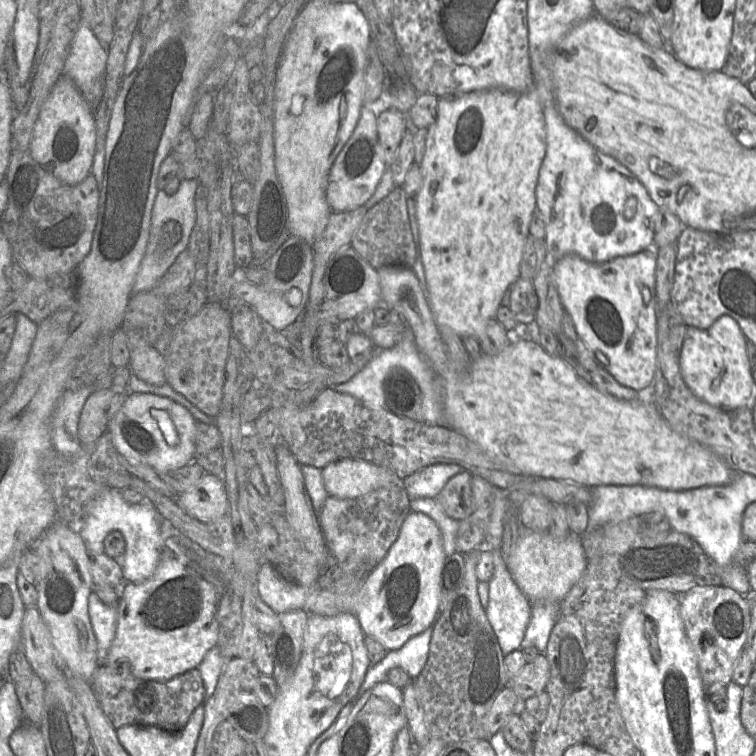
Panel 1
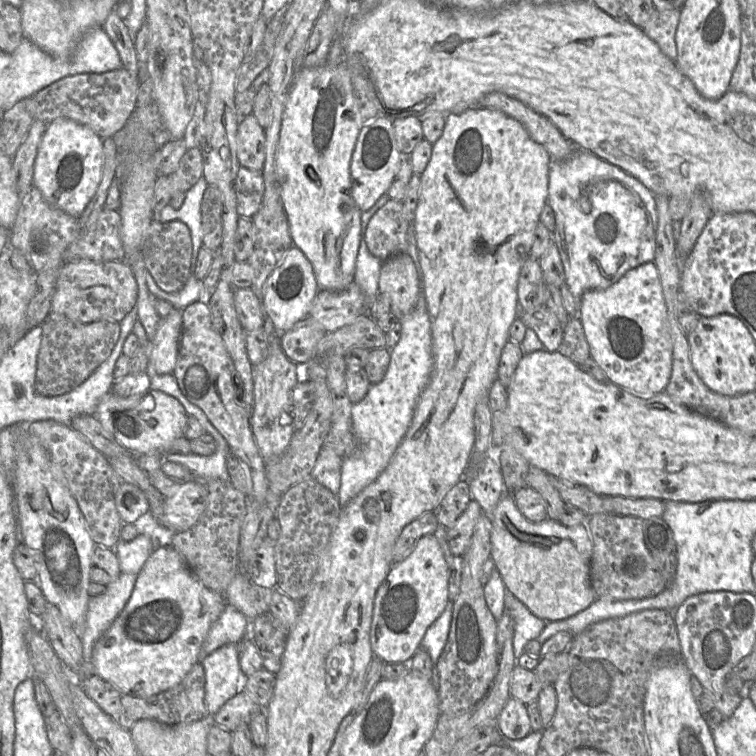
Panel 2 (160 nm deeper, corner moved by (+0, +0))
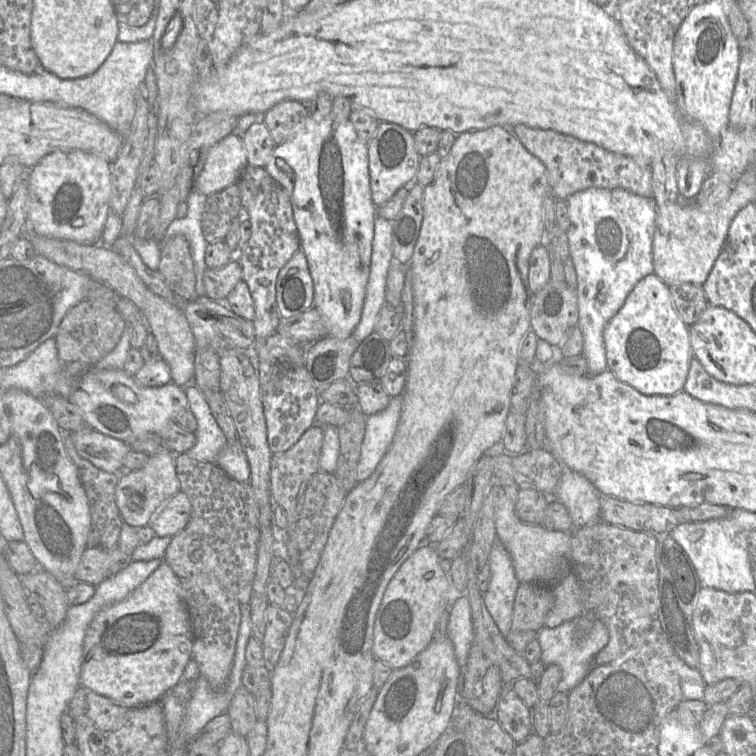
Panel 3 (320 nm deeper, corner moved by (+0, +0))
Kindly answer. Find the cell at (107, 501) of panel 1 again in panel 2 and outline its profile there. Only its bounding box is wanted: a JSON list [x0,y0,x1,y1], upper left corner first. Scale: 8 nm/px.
[117,534,154,575]

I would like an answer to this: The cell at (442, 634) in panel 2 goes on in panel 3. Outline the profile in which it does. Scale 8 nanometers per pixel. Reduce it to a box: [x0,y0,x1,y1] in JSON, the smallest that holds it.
[446,596,474,668]

